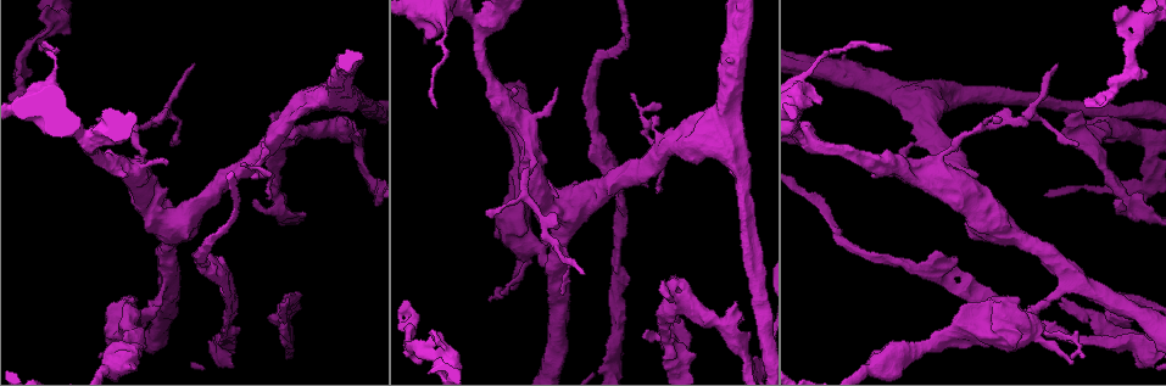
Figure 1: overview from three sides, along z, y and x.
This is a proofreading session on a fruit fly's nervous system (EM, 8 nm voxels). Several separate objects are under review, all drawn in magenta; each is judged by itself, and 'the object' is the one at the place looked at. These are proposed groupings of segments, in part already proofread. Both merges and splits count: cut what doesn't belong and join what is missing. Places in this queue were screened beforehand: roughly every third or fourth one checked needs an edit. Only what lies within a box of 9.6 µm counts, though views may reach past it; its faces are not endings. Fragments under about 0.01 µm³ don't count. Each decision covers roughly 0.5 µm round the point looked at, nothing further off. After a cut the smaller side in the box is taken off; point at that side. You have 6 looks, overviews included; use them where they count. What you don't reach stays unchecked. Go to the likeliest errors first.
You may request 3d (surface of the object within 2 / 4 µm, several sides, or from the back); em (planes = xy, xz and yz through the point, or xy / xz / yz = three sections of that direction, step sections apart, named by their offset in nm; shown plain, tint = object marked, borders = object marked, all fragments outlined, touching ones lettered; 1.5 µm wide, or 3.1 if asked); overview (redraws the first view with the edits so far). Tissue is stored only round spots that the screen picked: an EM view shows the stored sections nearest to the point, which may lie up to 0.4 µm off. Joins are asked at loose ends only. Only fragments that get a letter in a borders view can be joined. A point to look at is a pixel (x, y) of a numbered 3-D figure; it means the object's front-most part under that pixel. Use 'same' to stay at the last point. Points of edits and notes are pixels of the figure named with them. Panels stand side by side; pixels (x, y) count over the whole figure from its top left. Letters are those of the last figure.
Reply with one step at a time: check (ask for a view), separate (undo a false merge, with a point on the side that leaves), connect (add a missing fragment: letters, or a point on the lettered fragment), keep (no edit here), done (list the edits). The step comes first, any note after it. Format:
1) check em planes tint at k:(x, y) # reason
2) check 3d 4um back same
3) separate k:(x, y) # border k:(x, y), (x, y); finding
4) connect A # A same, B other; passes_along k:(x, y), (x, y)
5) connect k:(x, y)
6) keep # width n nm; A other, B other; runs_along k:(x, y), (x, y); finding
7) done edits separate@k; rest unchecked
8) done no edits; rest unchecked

check em planes borders at 1:(662, 293) # an open end

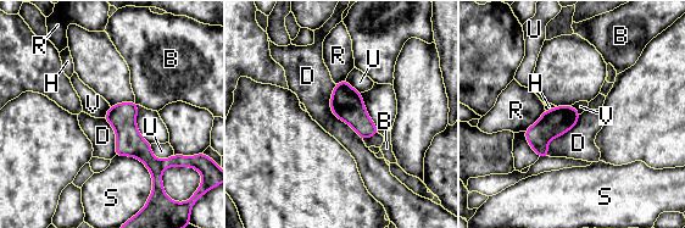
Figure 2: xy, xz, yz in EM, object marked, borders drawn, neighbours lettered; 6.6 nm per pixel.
keep # B other, D other, H other, R other, S other, U other, V other; no lettered fragment goes on from it

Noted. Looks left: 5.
check 3d 2um at 1:(449, 357) # calibre changes

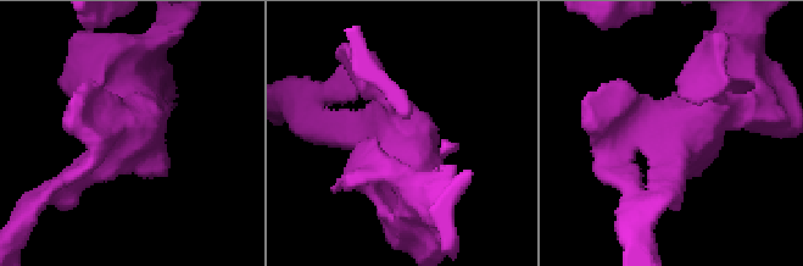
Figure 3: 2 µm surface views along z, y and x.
check em xy step 4 tint at 3:(138, 123) # need the tissue

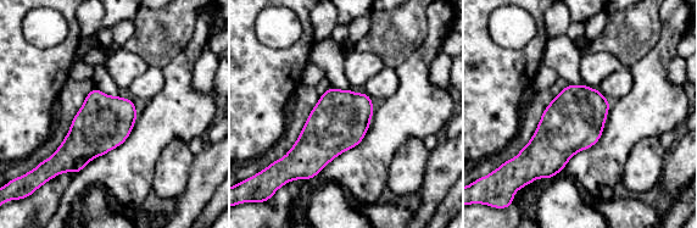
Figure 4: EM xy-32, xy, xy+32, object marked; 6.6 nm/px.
check em yz step 8 borders same

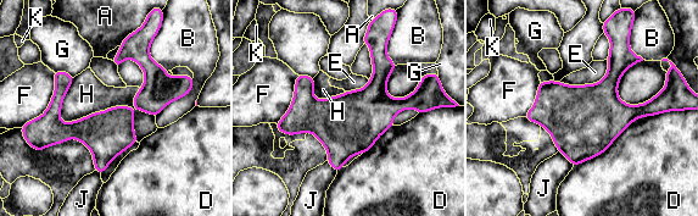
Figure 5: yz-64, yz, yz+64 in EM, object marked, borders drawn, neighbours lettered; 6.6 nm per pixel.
keep # A other, B other, D other, E other, F other, G other, H other, J other, K other; border 5:(559, 150), (573, 166); continuous, no second cell

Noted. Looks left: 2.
done no edits; rest unchecked

